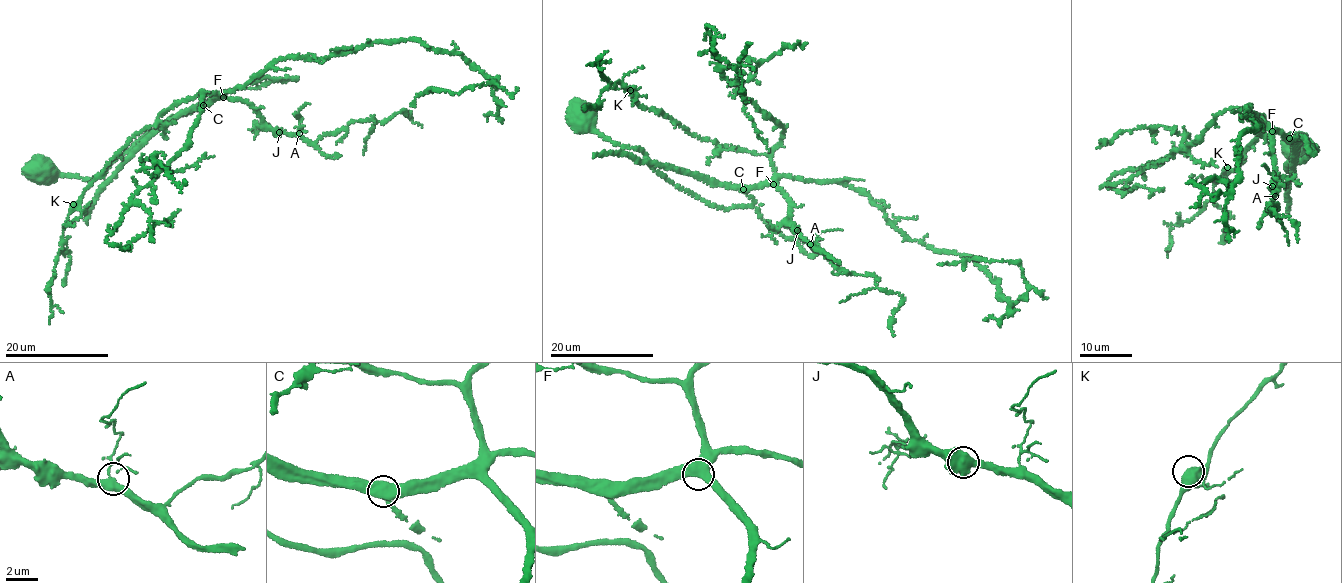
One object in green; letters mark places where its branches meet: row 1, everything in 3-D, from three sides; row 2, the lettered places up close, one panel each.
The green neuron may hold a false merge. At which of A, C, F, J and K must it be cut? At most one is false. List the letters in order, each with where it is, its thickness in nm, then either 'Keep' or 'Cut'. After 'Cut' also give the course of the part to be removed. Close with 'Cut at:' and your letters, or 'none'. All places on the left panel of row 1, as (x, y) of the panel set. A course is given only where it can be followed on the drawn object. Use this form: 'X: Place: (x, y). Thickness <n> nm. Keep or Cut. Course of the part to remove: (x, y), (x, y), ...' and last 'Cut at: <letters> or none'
A: Place: (299, 133). Thickness 360 nm. Keep
C: Place: (203, 105). Thickness 550 nm. Keep
F: Place: (223, 97). Thickness 480 nm. Keep
J: Place: (279, 132). Thickness 550 nm. Keep
K: Place: (73, 204). Thickness 500 nm. Keep
Cut at: none

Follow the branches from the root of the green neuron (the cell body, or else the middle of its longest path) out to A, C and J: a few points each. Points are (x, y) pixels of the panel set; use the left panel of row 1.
A: (45, 172), (95, 179), (152, 129), (219, 95), (205, 104), (238, 99), (271, 128), (299, 133)
C: (45, 172), (45, 169), (69, 176), (95, 179), (152, 129), (220, 95), (203, 105)
J: (45, 172), (45, 169), (95, 179), (152, 129), (219, 95), (205, 104), (220, 97), (238, 99), (279, 132)

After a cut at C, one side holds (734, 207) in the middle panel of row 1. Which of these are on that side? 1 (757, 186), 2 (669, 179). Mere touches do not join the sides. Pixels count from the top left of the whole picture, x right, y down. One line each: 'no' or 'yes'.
1: no
2: yes

